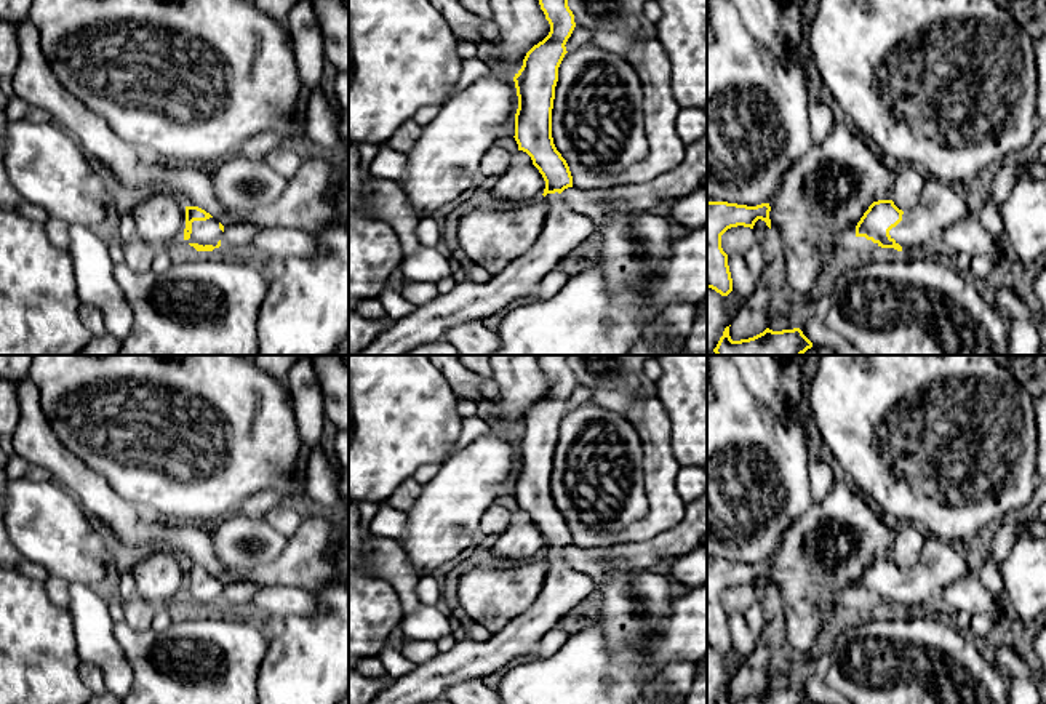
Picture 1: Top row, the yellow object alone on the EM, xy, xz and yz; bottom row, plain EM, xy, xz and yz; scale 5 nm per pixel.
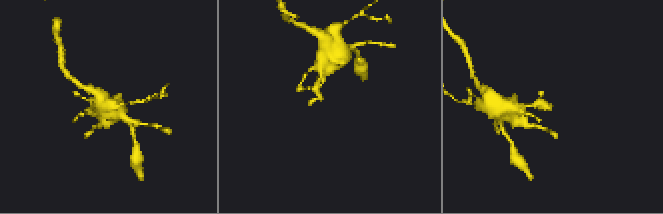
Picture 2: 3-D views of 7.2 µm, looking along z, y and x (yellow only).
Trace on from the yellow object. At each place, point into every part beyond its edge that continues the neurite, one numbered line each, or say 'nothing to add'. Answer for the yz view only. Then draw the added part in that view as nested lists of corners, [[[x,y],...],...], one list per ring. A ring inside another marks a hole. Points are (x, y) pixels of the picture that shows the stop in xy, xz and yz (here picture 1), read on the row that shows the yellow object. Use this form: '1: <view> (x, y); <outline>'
1: yz (941, 205); [[[926,178],[920,203],[904,211],[902,221],[889,230],[902,251],[923,251],[937,245],[947,227],[971,216],[963,192],[950,182]]]

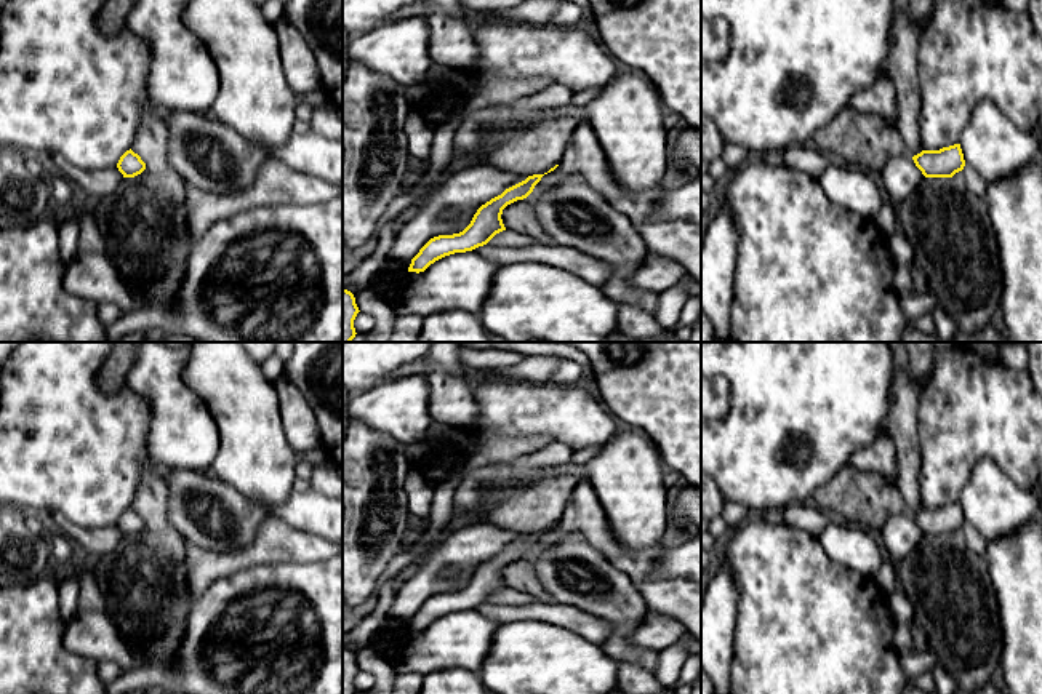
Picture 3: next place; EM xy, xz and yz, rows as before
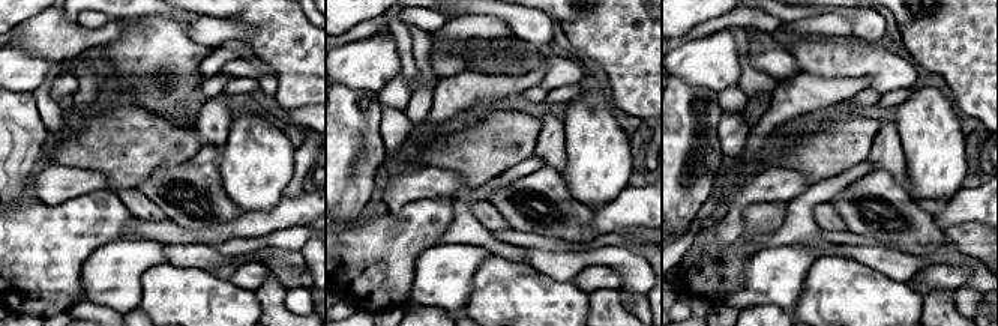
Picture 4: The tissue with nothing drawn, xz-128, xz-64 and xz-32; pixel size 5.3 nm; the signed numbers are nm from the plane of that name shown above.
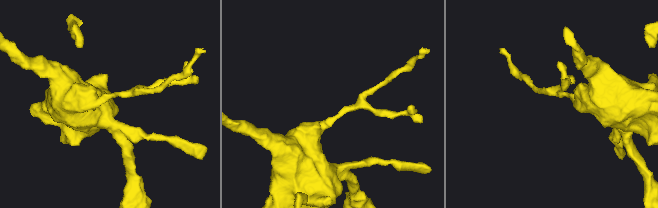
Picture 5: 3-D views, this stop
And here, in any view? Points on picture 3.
nothing to add

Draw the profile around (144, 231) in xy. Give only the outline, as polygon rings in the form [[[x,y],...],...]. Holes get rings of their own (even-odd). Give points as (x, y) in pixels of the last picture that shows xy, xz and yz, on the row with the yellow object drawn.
[[[144,115],[131,150],[141,157],[146,170],[126,177],[117,198],[93,200],[90,211],[101,232],[106,256],[117,267],[126,288],[138,289],[133,294],[136,307],[163,309],[171,305],[179,293],[192,249],[186,181],[168,162],[168,133],[163,122],[154,115]]]

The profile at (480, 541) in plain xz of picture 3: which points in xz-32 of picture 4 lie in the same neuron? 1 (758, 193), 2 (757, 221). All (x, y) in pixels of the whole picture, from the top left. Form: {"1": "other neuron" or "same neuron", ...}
{"1": "same neuron", "2": "other neuron"}

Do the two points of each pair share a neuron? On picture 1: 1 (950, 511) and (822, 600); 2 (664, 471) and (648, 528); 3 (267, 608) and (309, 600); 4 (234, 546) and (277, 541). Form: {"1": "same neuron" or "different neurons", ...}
{"1": "different neurons", "2": "same neuron", "3": "same neuron", "4": "same neuron"}

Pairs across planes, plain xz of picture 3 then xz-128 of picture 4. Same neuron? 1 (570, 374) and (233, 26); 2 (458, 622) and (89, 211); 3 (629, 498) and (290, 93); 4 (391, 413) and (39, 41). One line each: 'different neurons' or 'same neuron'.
1: same neuron
2: different neurons
3: different neurons
4: different neurons

